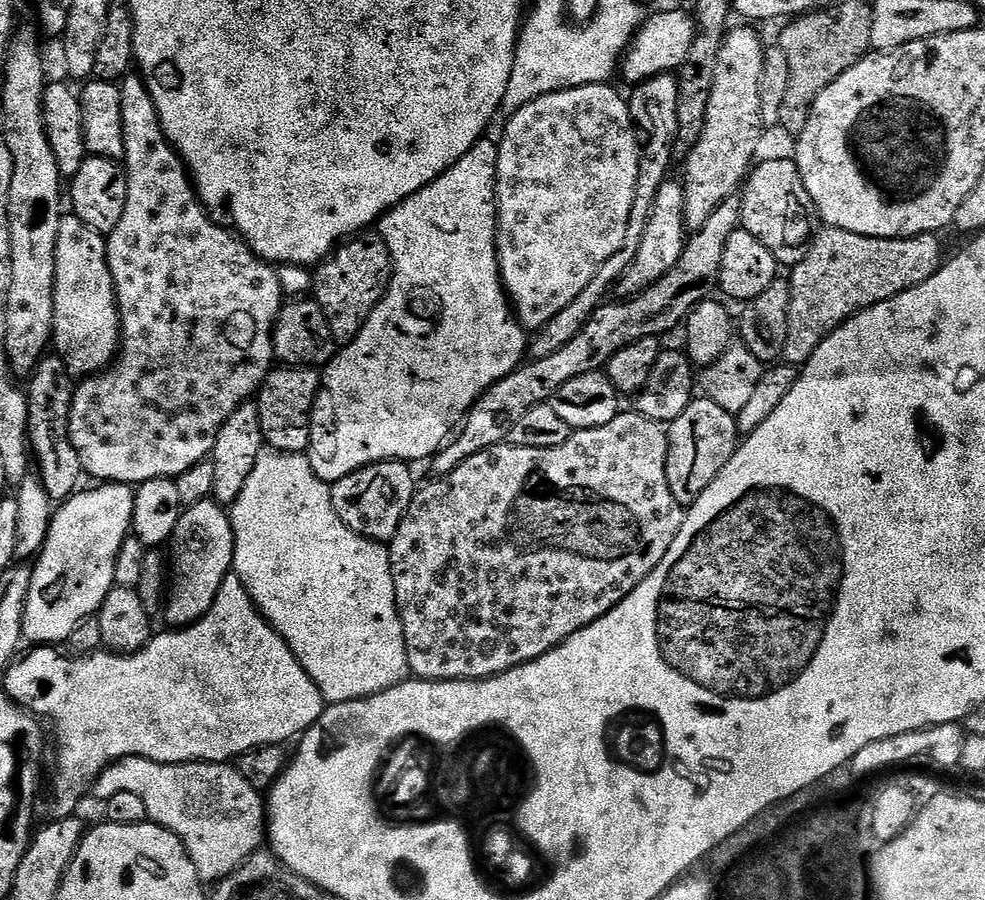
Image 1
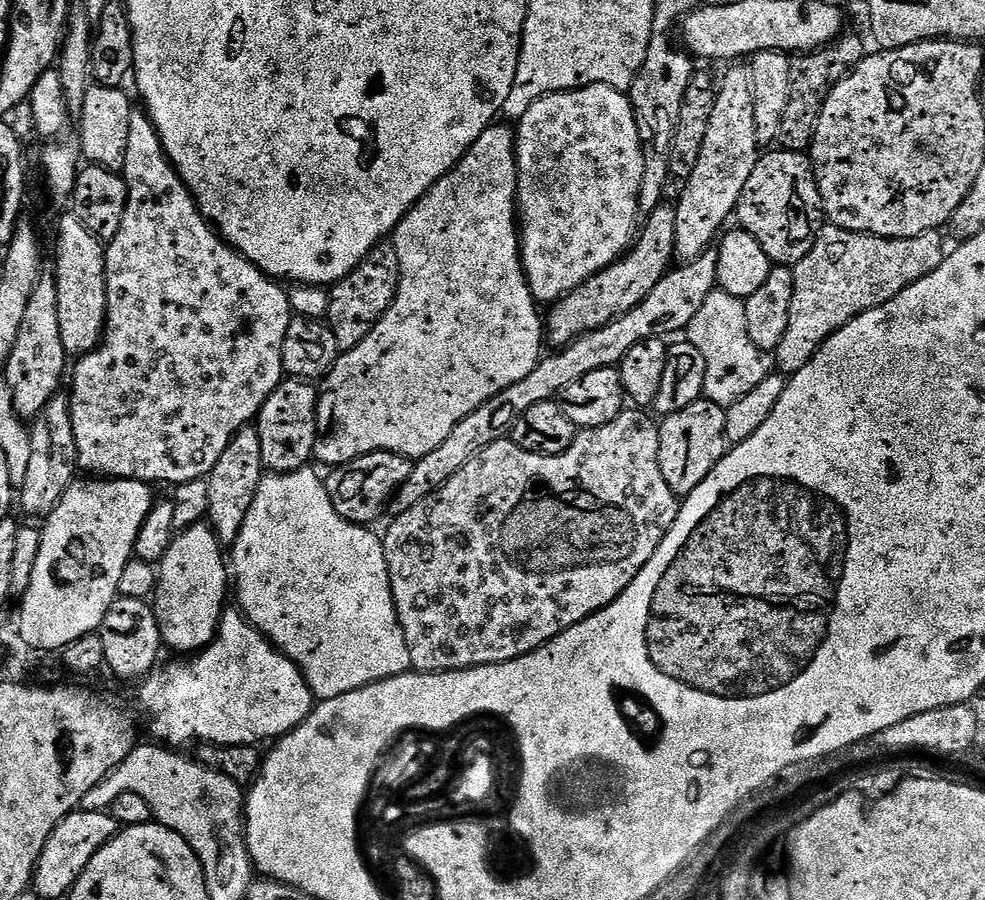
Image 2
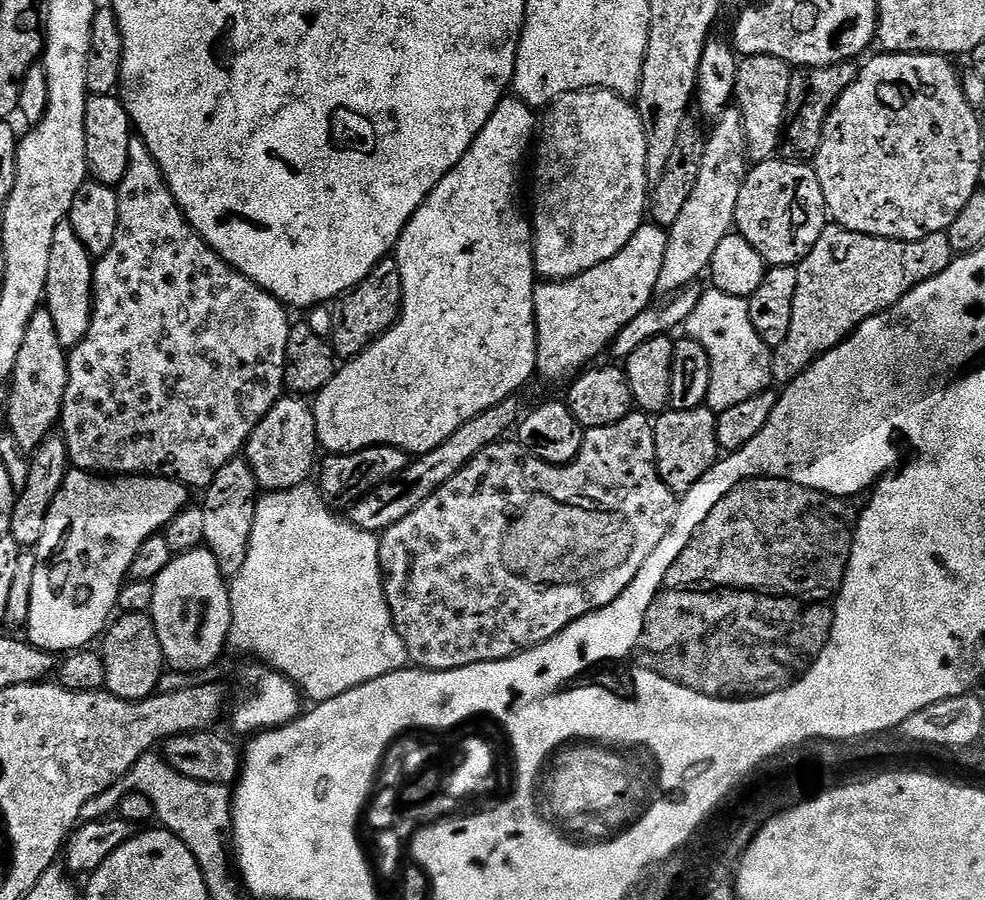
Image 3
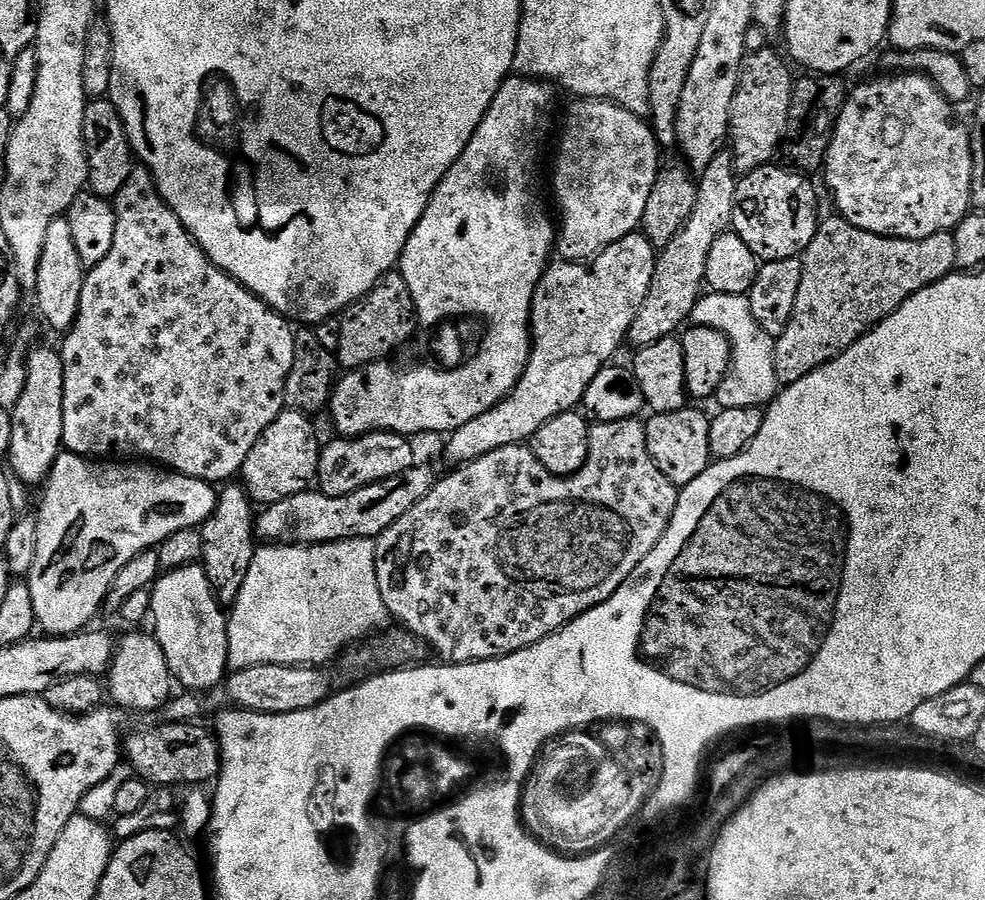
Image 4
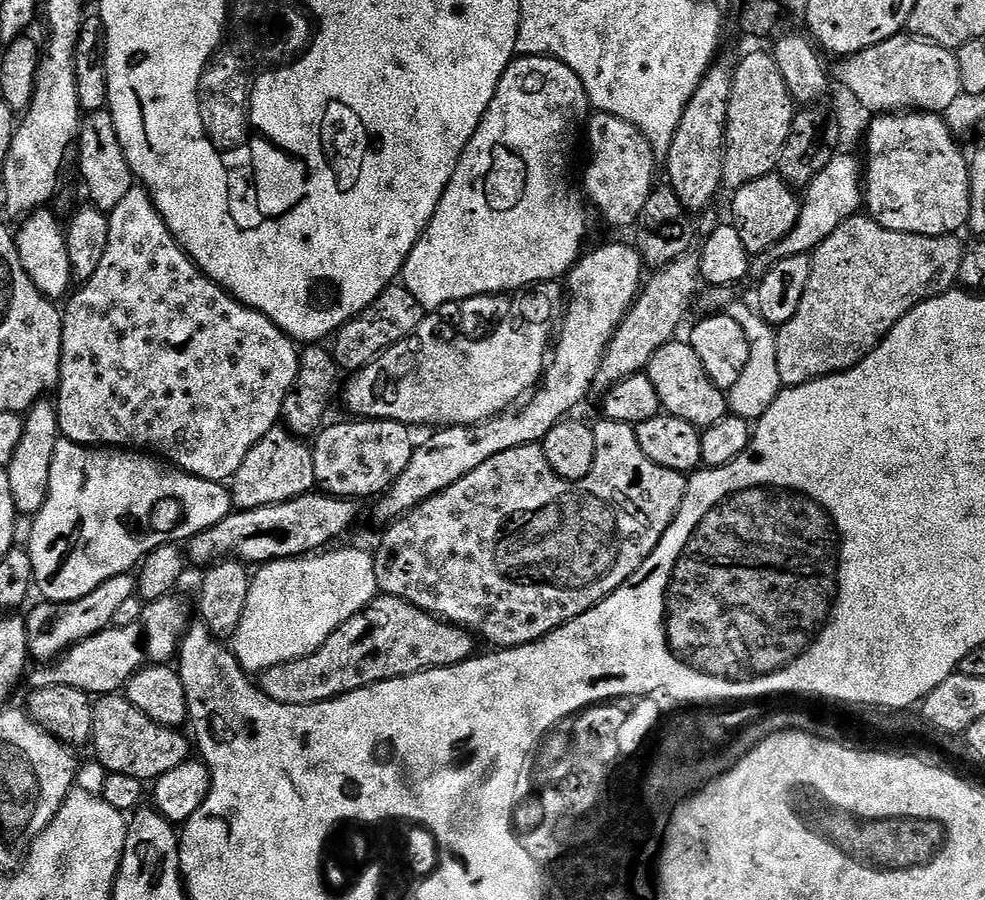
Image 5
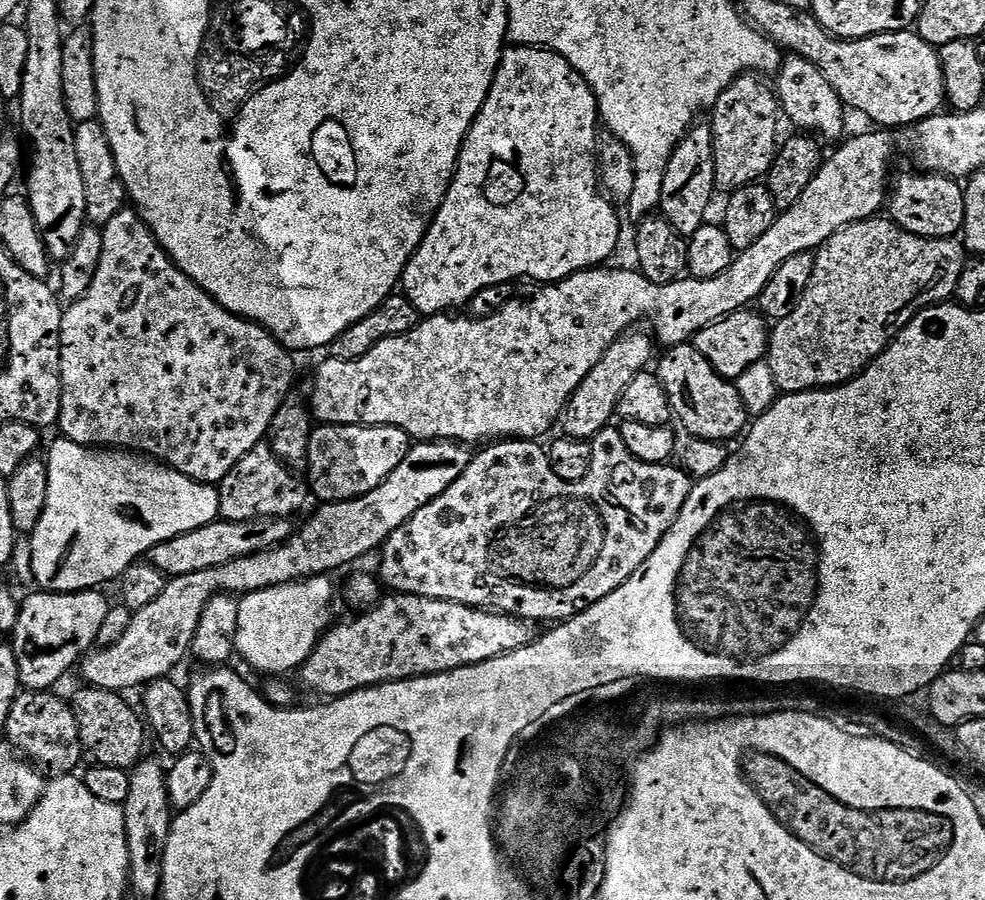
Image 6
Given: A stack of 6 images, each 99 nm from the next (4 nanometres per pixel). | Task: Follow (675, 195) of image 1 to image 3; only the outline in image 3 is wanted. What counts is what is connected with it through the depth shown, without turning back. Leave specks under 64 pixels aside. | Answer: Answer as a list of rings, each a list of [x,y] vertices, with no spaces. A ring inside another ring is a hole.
[[[645,222],[640,229],[606,262],[572,276],[568,280],[540,282],[536,286],[536,371],[548,380],[560,380],[563,376],[572,378],[587,369],[600,351],[607,349],[616,336],[638,314],[645,312],[653,303],[658,292],[658,274],[662,274],[662,261],[666,258],[668,233],[660,225]]]

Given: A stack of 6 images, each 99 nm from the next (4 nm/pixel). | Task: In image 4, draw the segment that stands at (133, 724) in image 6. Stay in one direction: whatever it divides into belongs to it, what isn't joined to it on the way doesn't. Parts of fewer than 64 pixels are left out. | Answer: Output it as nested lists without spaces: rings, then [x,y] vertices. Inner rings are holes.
[[[164,722],[161,725],[161,728],[148,728],[145,732],[138,733],[129,744],[127,741],[126,760],[131,771],[152,786],[204,786],[200,784],[208,783],[211,785],[220,774],[220,746],[217,737],[209,729],[208,733],[206,729],[199,728],[199,723],[196,722]]]

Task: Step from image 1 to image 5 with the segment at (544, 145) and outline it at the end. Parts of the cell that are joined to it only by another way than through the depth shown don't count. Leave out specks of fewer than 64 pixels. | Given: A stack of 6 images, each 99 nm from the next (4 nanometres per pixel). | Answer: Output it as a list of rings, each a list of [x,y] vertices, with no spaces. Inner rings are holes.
[[[593,111],[587,117],[587,124],[588,152],[592,157],[584,172],[584,192],[604,215],[606,223],[616,228],[631,229],[654,187],[652,178],[656,174],[658,157],[650,142],[635,126],[614,114]]]

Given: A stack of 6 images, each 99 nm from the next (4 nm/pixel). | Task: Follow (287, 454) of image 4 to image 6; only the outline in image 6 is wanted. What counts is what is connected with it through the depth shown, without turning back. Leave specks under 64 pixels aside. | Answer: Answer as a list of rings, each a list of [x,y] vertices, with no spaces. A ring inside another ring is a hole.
[[[260,443],[250,450],[230,470],[225,480],[218,485],[220,494],[219,519],[230,522],[246,522],[258,518],[289,518],[295,517],[295,512],[300,512],[310,501],[310,488],[307,483],[291,468],[280,461],[274,450],[267,443]]]

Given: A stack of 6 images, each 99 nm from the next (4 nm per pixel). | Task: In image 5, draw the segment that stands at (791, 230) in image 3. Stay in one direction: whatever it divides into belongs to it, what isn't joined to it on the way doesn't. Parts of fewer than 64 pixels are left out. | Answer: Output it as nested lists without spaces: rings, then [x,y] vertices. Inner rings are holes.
[[[778,174],[758,178],[731,193],[732,216],[730,220],[735,224],[738,234],[742,234],[742,242],[746,242],[748,253],[771,253],[776,245],[788,235],[788,231],[800,218],[802,200],[795,194],[797,195],[793,185],[783,180]]]

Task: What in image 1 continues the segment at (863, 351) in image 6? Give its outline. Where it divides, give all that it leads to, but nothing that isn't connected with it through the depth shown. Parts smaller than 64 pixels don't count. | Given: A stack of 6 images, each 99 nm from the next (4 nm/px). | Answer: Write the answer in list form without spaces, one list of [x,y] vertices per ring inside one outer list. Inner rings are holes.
[[[831,226],[817,231],[800,265],[790,275],[790,330],[783,359],[788,362],[807,360],[829,334],[863,308],[889,300],[930,279],[942,266],[940,239],[939,235],[925,234],[887,240]]]

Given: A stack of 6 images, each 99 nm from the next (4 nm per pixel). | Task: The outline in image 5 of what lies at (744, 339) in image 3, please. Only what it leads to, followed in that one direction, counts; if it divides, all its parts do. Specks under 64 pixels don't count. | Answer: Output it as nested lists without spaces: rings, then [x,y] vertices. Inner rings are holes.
[[[732,304],[726,308],[726,314],[734,322],[738,322],[738,326],[744,331],[749,345],[746,366],[742,370],[738,382],[734,382],[734,386],[727,389],[726,392],[728,411],[733,416],[740,416],[743,420],[755,422],[763,418],[766,410],[770,410],[770,406],[774,406],[774,402],[780,397],[782,391],[778,374],[777,329],[766,323],[755,307],[749,305],[747,308],[744,304]]]

